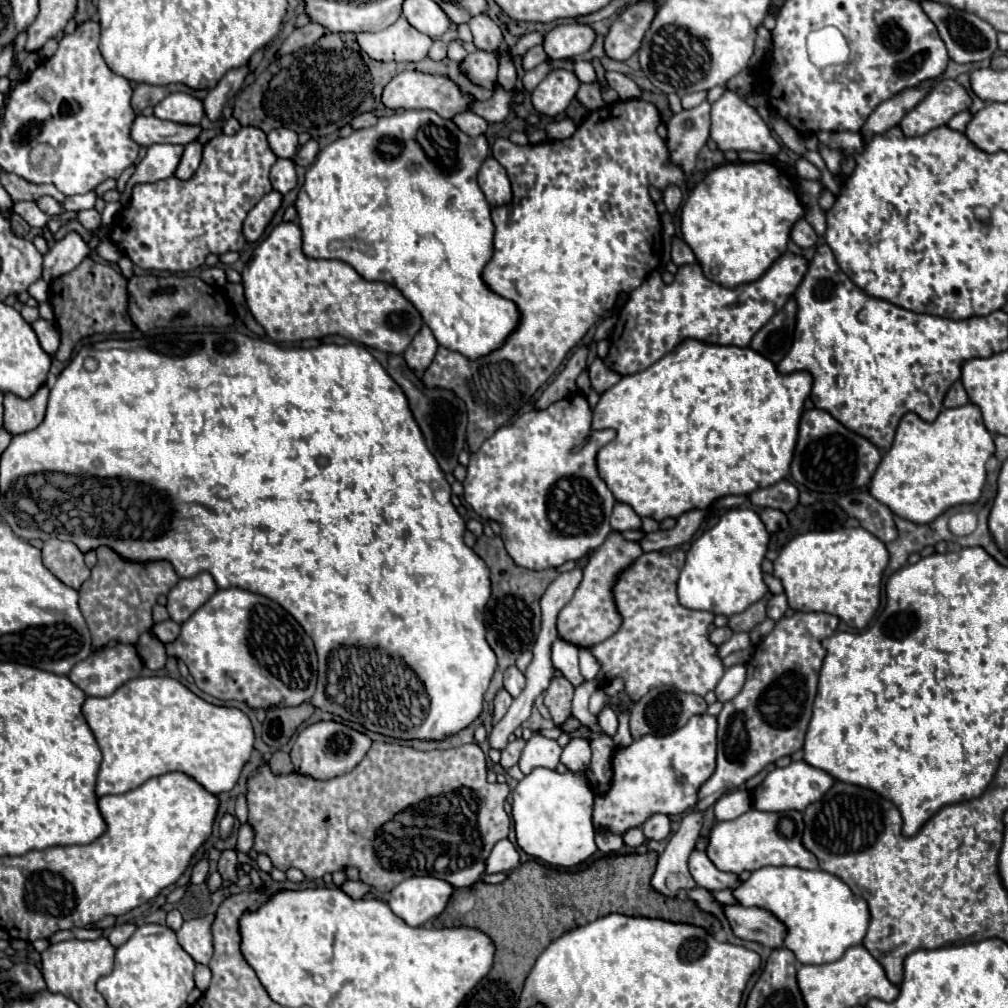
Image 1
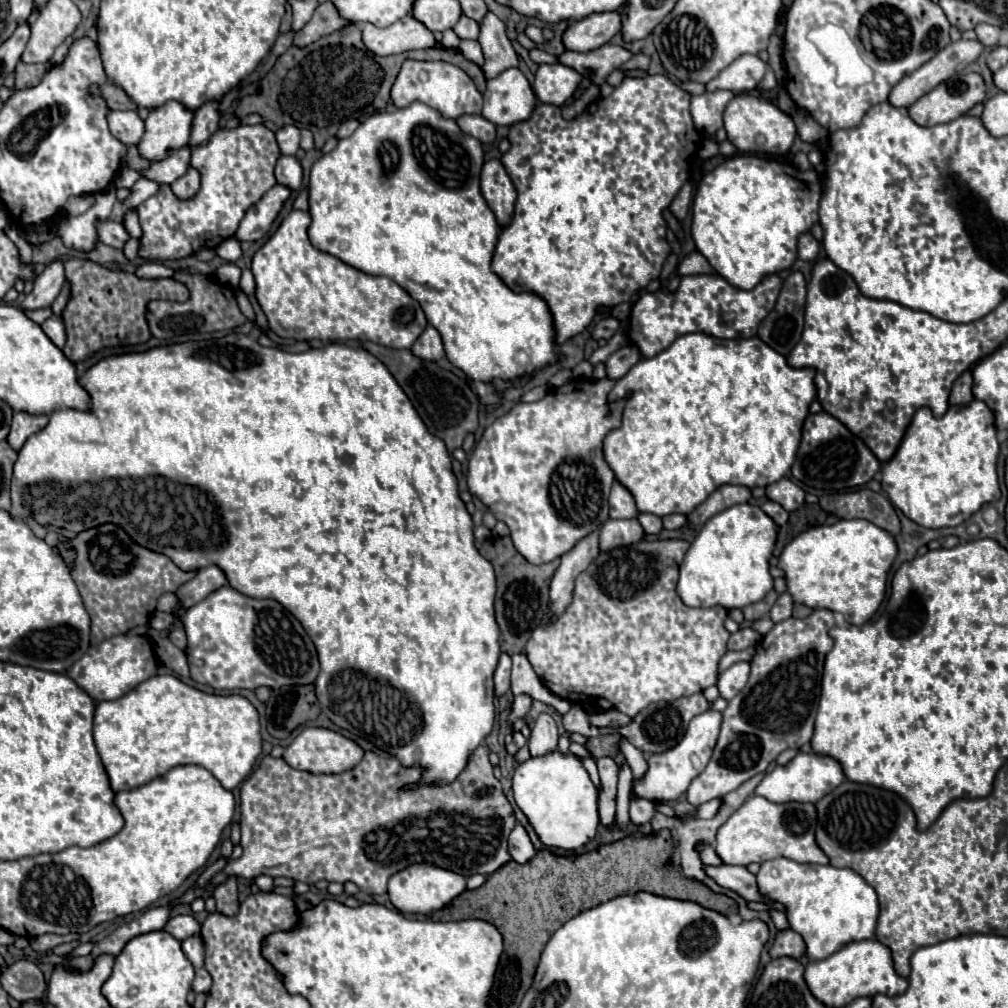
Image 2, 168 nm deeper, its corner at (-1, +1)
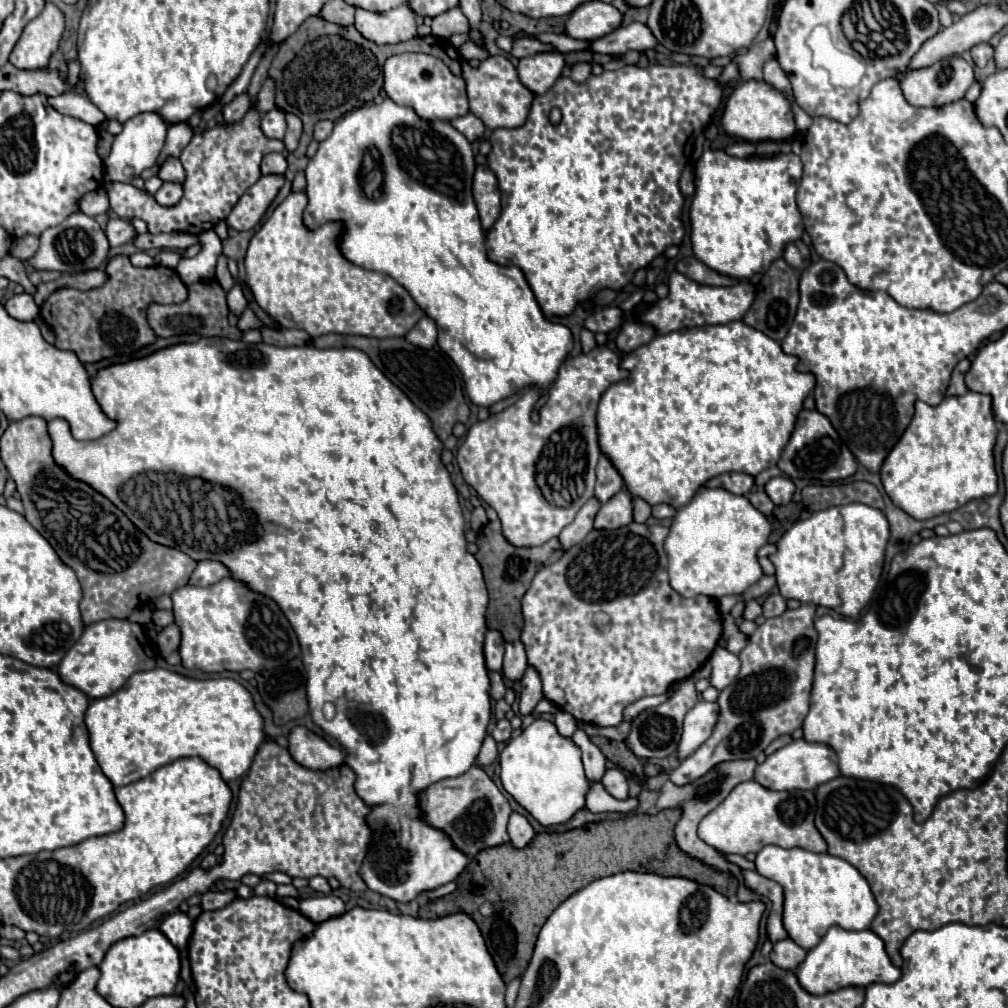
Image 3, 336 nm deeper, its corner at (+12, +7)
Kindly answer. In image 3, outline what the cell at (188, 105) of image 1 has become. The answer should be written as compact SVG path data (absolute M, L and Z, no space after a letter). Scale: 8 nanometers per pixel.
M143 112L141 116L133 116L133 120L127 120L121 134L115 136L111 154L105 158L105 178L117 180L117 182L131 182L137 178L145 168L153 166L153 160L157 160L167 136L167 124L157 116L155 112Z

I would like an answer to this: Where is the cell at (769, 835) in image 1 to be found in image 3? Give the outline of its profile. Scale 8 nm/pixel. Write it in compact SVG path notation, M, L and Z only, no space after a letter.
M755 780L743 782L699 824L699 838L725 854L759 852L767 844L781 848L805 848L811 852L827 852L827 842L815 828L815 790L777 792L761 786Z

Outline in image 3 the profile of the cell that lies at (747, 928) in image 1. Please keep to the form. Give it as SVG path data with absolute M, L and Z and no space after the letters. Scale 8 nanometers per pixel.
M785 938L781 942L777 942L773 946L773 952L771 952L771 962L777 964L779 968L783 970L797 970L797 966L805 960L805 950L801 946L797 946L791 938Z

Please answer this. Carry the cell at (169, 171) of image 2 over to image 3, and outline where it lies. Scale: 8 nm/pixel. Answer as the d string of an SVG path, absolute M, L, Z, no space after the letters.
M165 160L165 164L161 166L161 172L159 172L159 178L163 182L183 184L185 182L185 170L183 170L179 160Z

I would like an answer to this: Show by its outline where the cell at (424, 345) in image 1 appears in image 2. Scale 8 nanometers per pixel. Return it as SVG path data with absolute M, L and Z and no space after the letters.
M426 326L426 330L418 336L418 342L414 342L412 346L412 354L428 362L438 362L440 358L444 358L442 338L434 326Z

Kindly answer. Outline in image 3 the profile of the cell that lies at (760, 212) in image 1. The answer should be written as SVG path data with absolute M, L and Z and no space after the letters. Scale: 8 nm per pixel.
M705 148L695 168L695 198L691 202L691 244L697 260L719 274L731 278L749 278L765 272L769 264L783 256L785 246L803 234L803 220L795 204L797 184L801 182L803 164L799 156L777 154L771 158L735 158L723 150Z

